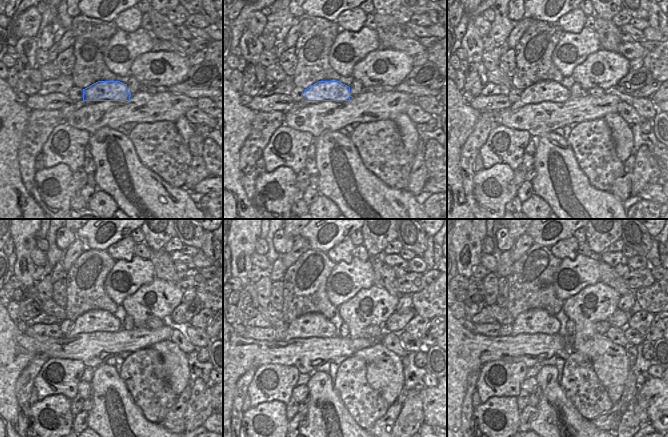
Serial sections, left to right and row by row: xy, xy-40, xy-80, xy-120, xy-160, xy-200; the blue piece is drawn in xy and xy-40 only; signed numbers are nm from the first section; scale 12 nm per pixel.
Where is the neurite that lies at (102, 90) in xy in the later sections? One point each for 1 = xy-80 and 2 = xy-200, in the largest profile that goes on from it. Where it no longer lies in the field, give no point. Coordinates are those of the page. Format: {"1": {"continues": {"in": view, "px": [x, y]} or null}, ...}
{"1": {"continues": {"in": "xy-80", "px": [547, 90]}}, "2": {"continues": {"in": "xy-200", "px": [533, 316]}}}

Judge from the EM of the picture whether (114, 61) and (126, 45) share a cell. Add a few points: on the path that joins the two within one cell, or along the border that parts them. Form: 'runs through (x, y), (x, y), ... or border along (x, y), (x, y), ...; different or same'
runs through (118, 57), (123, 49); same

